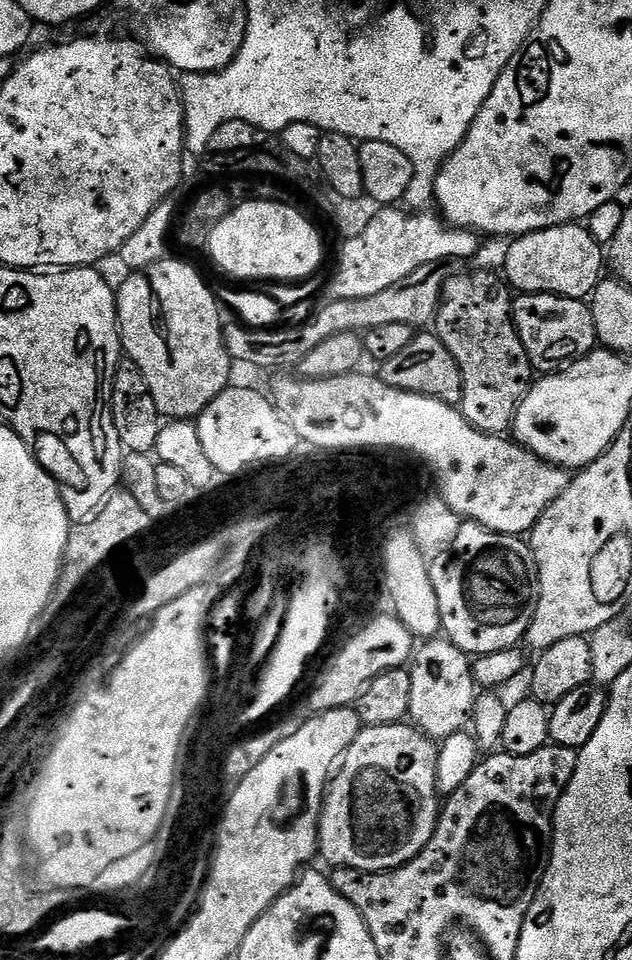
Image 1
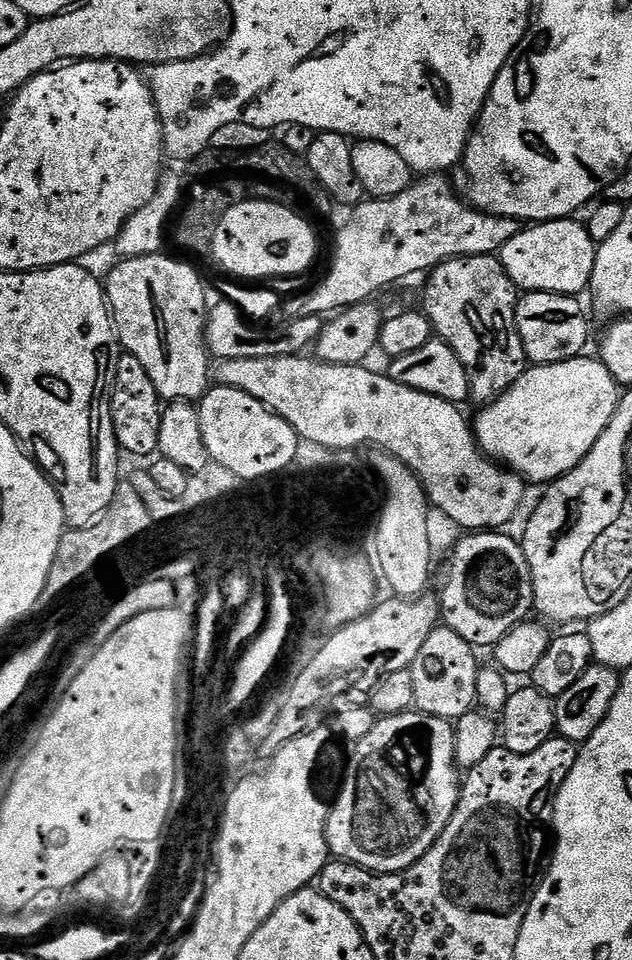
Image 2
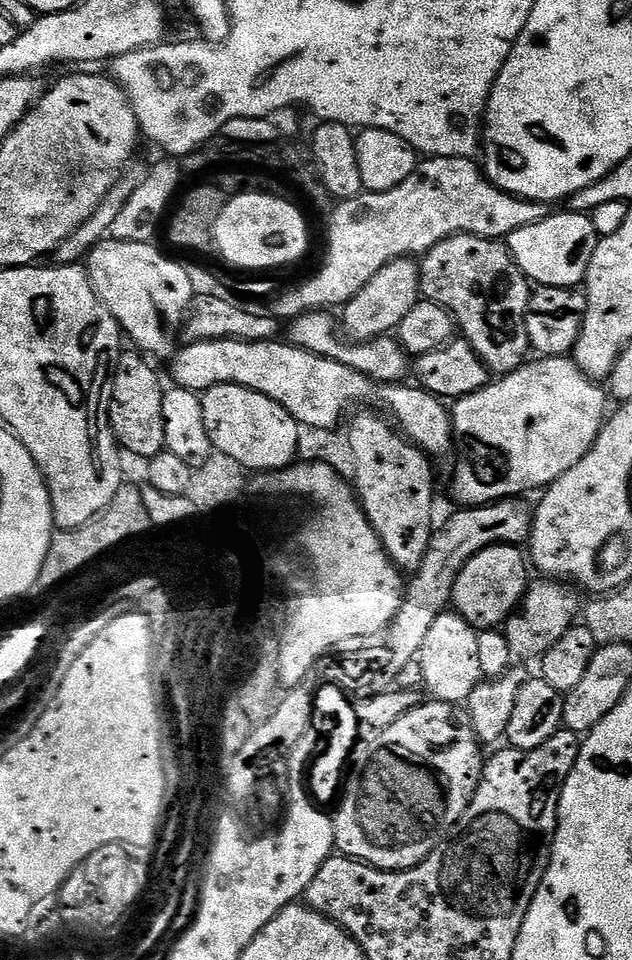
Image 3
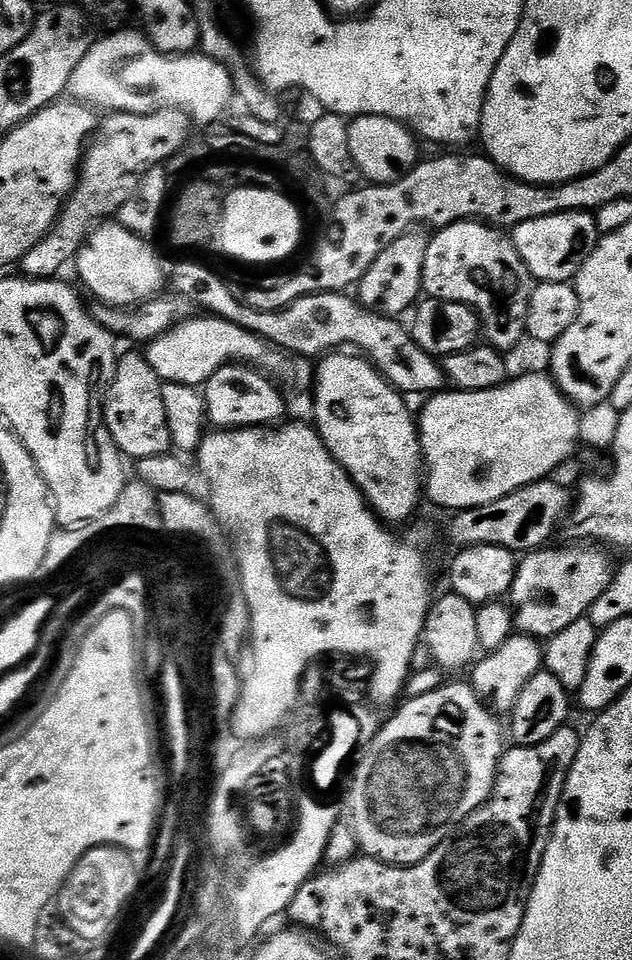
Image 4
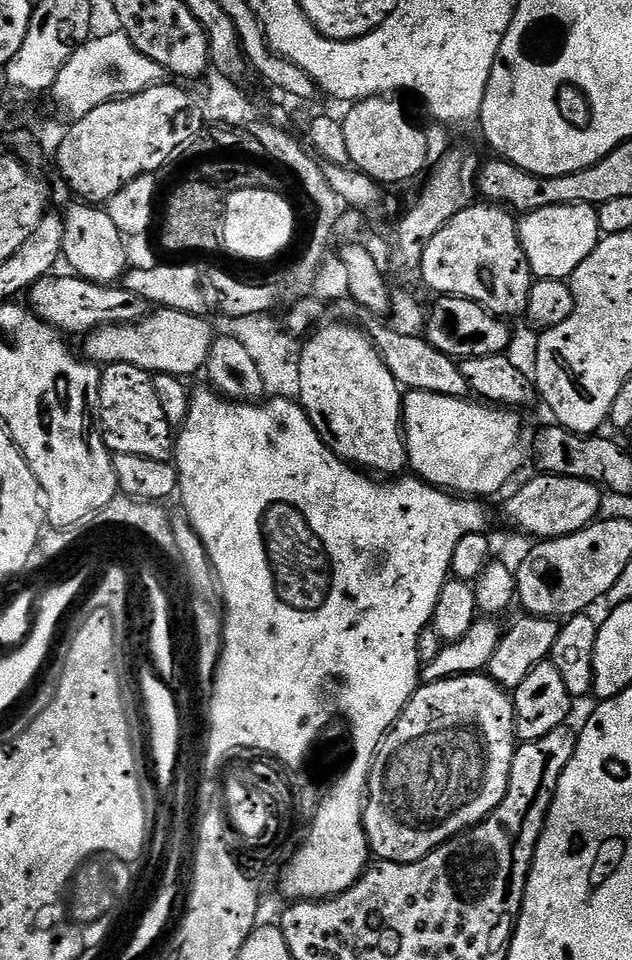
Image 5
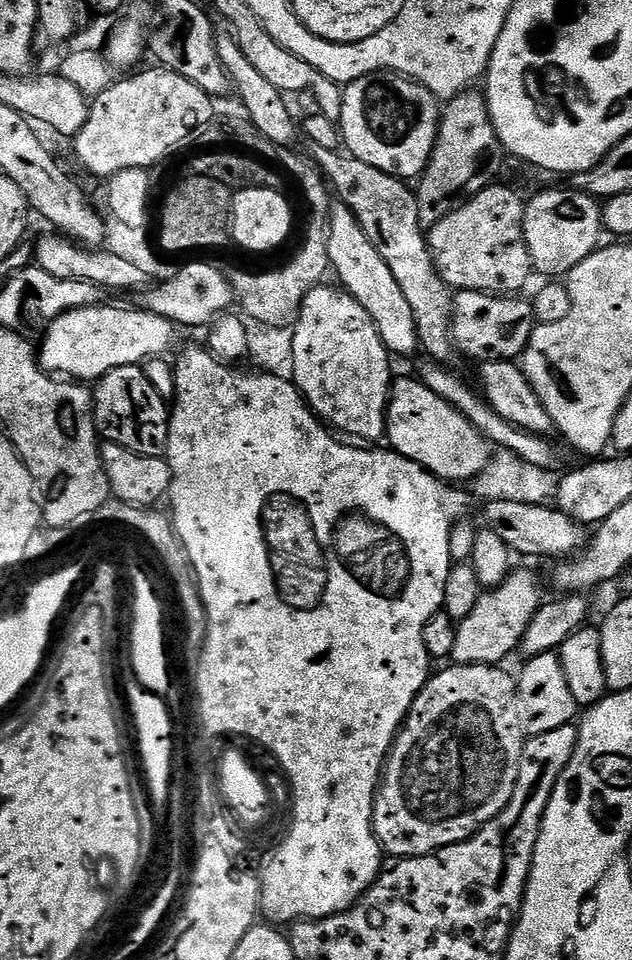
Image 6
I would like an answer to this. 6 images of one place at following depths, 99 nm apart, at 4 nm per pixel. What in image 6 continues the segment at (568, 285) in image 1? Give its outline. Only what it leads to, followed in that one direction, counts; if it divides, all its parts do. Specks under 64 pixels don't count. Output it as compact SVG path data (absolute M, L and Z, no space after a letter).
M571 186L548 188L545 192L538 193L533 200L529 199L524 205L526 246L530 250L533 269L539 275L541 272L544 278L567 277L568 272L574 270L574 266L578 266L578 262L582 262L591 252L596 251L601 243L600 232L602 233L602 208L597 197L588 196L585 192L577 192Z

